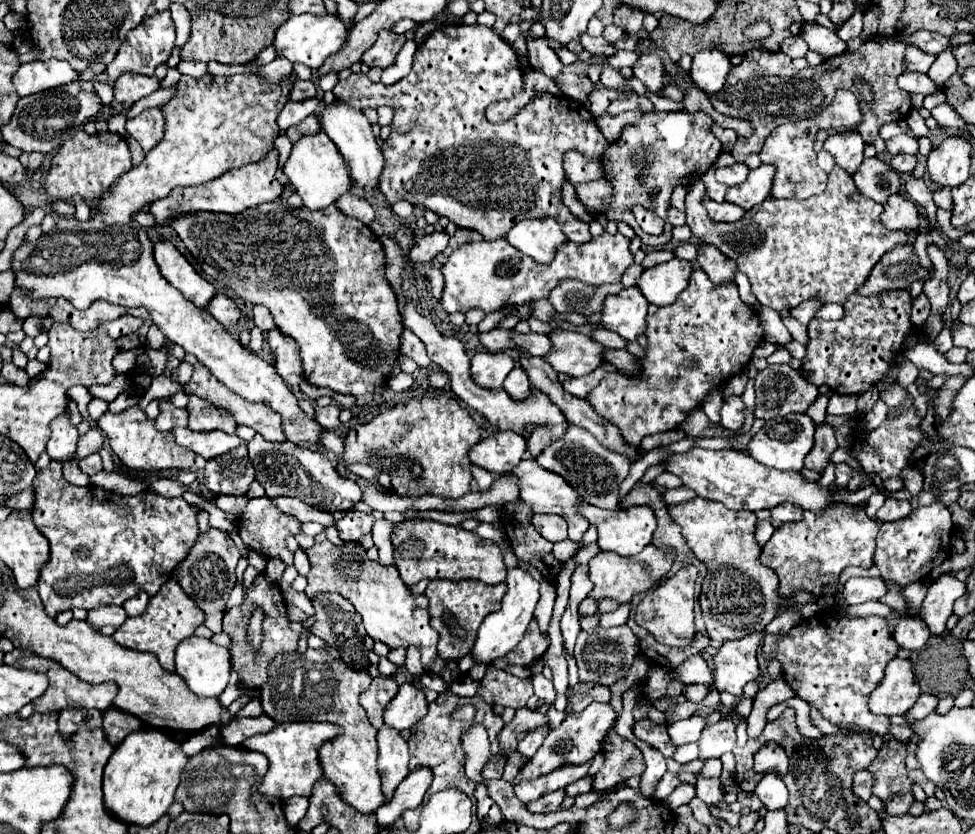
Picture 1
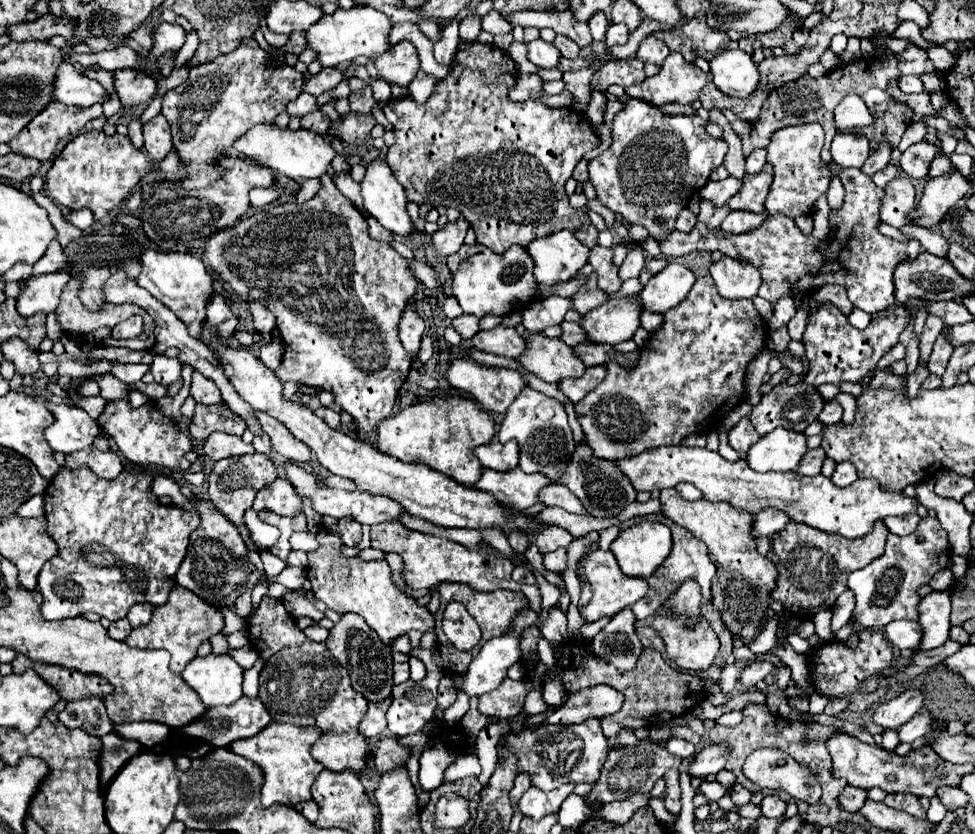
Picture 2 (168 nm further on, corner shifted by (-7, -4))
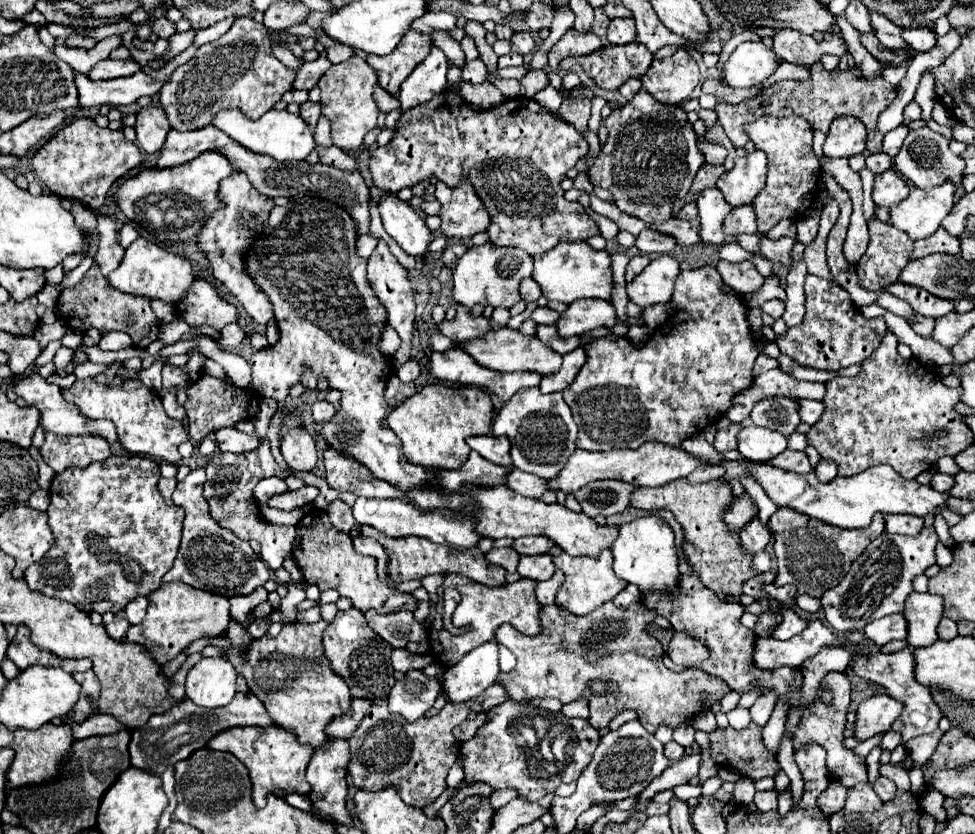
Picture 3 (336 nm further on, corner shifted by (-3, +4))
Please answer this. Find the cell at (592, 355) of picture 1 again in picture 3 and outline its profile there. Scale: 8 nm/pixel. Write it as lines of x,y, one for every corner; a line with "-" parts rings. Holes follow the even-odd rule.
503,326
499,330
493,330
481,338
469,340
469,342
461,342
461,348
471,354
481,366
487,366
491,370
497,372
515,372
515,370
529,370
529,372
537,372
541,376
549,376
559,372
561,364
563,364
563,356
557,354
555,350
551,350
547,344
543,344
537,336
525,336
515,328

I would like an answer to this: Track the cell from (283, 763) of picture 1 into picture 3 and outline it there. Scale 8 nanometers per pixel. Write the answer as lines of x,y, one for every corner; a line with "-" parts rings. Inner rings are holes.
271,724
271,728
231,728
225,732
219,732
215,740
211,740
209,748
223,750
235,754
249,770
251,782
253,782
253,802
257,808
265,806
267,794
309,794
311,786
305,780
305,768
313,756
313,750
309,746
301,746
295,740
295,734
291,730
283,730
277,724

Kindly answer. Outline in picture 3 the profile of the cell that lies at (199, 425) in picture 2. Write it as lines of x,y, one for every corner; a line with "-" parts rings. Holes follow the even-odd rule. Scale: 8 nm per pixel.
213,376
199,378
195,384
191,384
187,394
189,394
189,400
185,402
187,432
189,432
189,438
193,438
195,442
199,442
199,438
205,438
207,434
211,434
213,430
235,426
239,420
254,417
259,410
261,400
261,396
257,392
235,386
233,388
225,387
219,378
213,378
-
199,388
207,388
207,390
203,390
199,394

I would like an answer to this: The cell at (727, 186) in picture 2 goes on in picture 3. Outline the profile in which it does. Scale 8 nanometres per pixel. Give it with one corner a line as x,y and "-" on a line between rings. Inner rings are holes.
717,186
705,188
699,198
699,216
701,216
701,240
707,244
723,244
725,236
721,232
723,218
731,212
731,206
725,202
723,194
719,192

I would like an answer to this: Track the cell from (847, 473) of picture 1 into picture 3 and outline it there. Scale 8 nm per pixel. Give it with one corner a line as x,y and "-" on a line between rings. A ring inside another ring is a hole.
821,460
817,464
815,472
821,482
831,482
837,476
837,464
835,464
835,460

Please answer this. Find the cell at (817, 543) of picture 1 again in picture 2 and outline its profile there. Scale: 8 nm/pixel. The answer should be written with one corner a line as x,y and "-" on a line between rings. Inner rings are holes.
789,522
771,538
773,552
779,556
779,576
771,596
781,600
789,614
795,614
801,620
811,620
819,610
833,608
837,596
847,590
847,576
853,570
867,566
871,560
883,554
887,534
889,530
883,522
875,522
875,530
871,534
855,540
845,540
805,524

